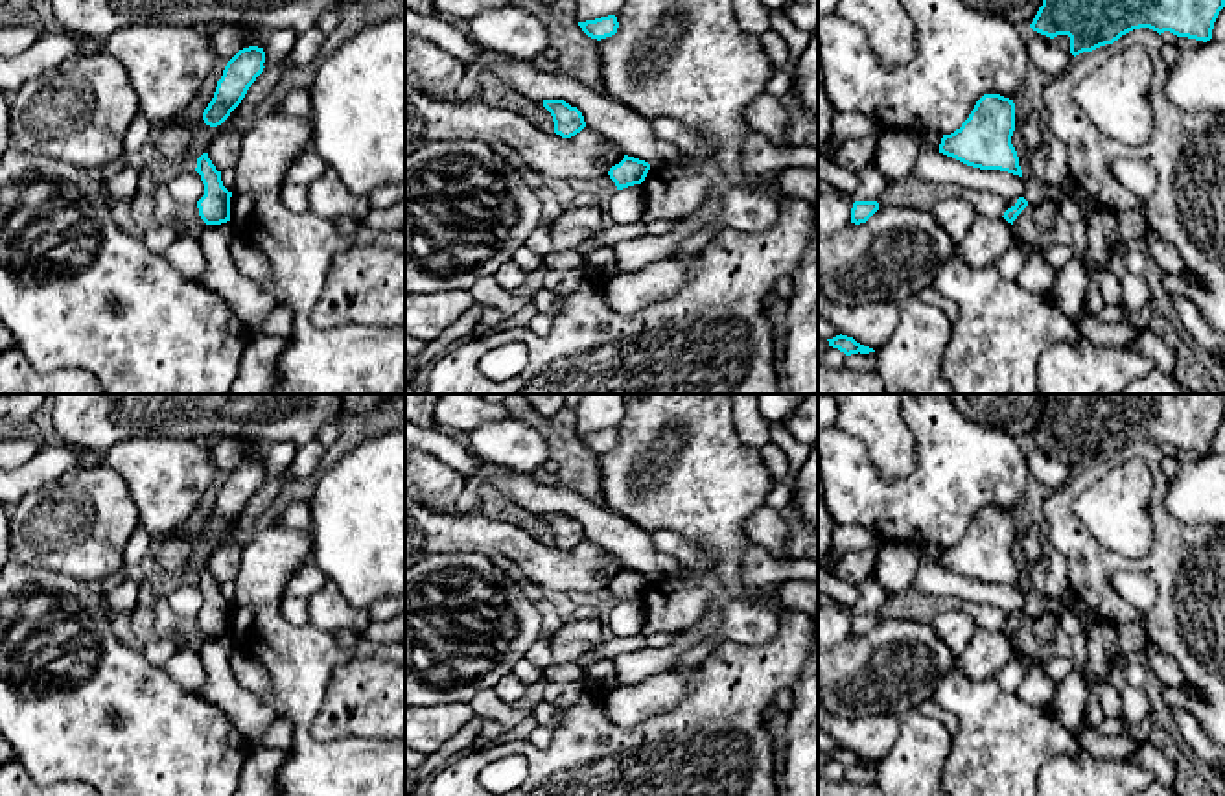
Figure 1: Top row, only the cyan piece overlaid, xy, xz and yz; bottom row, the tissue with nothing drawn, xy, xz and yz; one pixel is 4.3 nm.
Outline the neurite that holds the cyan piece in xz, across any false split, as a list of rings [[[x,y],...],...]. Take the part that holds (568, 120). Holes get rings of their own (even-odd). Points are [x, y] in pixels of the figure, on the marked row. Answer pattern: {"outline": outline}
{"outline": [[[543,100],[543,107],[551,112],[554,133],[562,138],[571,138],[586,127],[582,112],[564,100]]]}

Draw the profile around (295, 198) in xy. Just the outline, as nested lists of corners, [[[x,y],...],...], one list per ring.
[[[286,184],[282,188],[282,201],[293,214],[306,214],[309,210],[308,188],[298,184]]]

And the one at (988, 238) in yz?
[[[976,216],[969,232],[956,243],[956,256],[967,265],[995,263],[1015,241],[1013,225],[1004,217]]]

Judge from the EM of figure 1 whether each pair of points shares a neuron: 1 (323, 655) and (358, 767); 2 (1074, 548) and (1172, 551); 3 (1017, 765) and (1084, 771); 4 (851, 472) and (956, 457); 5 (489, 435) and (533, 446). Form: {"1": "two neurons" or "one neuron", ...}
{"1": "one neuron", "2": "one neuron", "3": "two neurons", "4": "one neuron", "5": "one neuron"}

